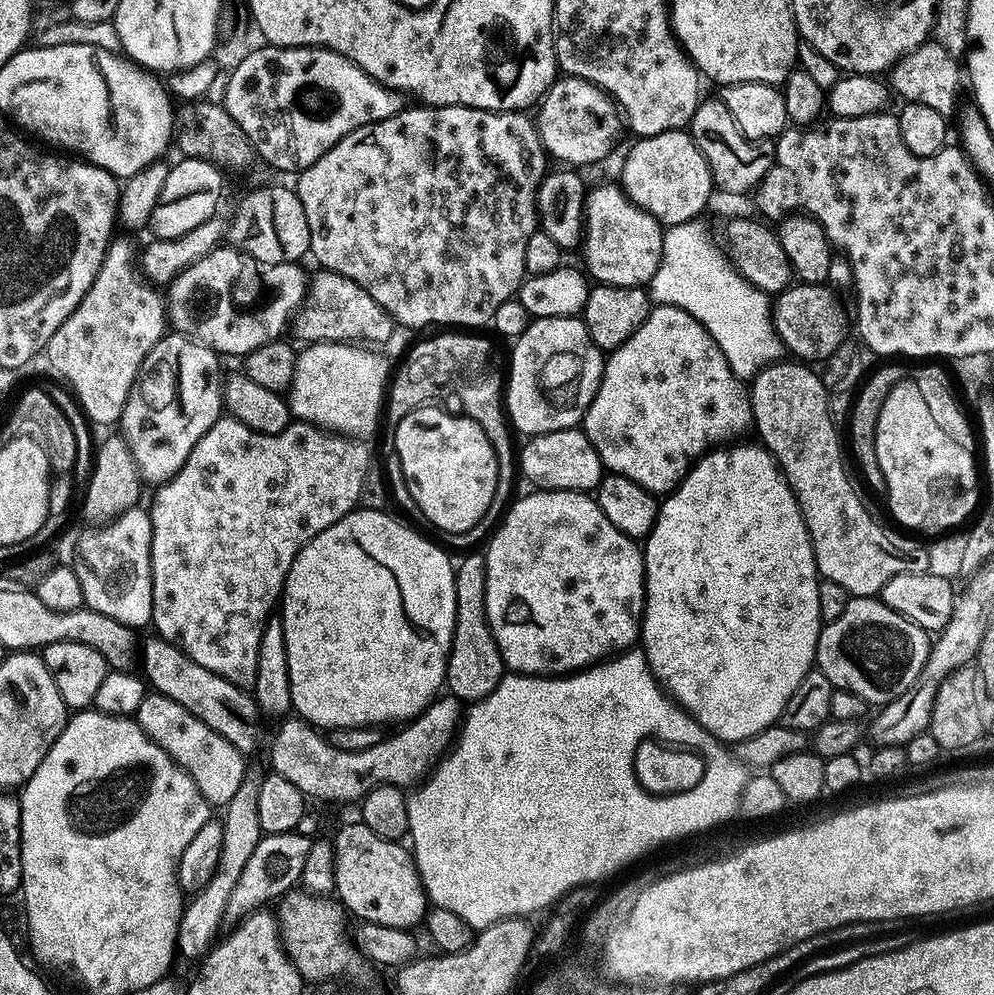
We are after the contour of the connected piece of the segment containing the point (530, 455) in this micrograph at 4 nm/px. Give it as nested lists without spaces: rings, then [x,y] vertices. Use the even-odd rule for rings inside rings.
[[[579,427],[563,428],[557,432],[547,432],[533,436],[528,445],[518,452],[518,468],[528,480],[533,480],[540,490],[558,492],[588,492],[595,489],[602,479],[600,456],[589,442],[588,436]]]

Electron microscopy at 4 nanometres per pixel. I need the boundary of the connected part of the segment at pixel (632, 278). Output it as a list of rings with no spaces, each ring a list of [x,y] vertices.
[[[601,186],[604,192],[591,189],[596,196],[590,191],[587,193],[587,197],[592,199],[592,236],[583,233],[582,260],[584,264],[592,260],[586,272],[596,282],[604,276],[600,284],[616,284],[620,288],[644,286],[651,281],[660,265],[665,229],[649,212],[633,204],[625,196],[623,187],[612,192],[615,186]]]

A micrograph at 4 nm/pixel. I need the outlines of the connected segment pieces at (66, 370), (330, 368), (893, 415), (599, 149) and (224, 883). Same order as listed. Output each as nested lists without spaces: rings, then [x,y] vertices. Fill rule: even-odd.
[[[111,247],[104,256],[102,266],[82,302],[68,315],[66,322],[48,340],[46,355],[52,368],[76,391],[84,412],[96,424],[115,425],[124,413],[130,390],[137,383],[136,375],[144,364],[144,359],[152,352],[152,347],[160,340],[166,328],[166,304],[155,287],[140,285],[138,277],[132,273],[132,252],[128,248]]]
[[[341,342],[338,344],[308,344],[305,347],[305,352],[301,351],[296,358],[296,373],[294,374],[294,378],[292,379],[292,386],[290,389],[290,412],[293,417],[297,421],[300,422],[309,422],[314,426],[320,425],[323,429],[333,430],[335,433],[345,437],[345,438],[368,438],[364,436],[368,436],[371,434],[372,430],[375,428],[376,423],[379,420],[382,420],[382,410],[376,406],[375,402],[372,401],[372,394],[380,394],[383,395],[385,393],[386,387],[384,388],[384,383],[388,380],[388,360],[386,357],[380,353],[380,350],[372,350],[376,352],[363,352],[363,347],[357,346],[352,342]],[[362,371],[362,378],[357,379],[354,374],[355,372]]]
[[[905,378],[890,390],[878,418],[876,431],[876,457],[884,475],[888,508],[904,528],[915,530],[928,512],[928,484],[948,476],[948,472],[978,470],[978,460],[972,457],[973,449],[959,445],[933,423],[933,415],[921,400],[912,378]]]
[[[569,75],[557,79],[542,97],[548,101],[548,104],[542,99],[538,104],[540,113],[538,128],[544,131],[544,136],[540,139],[544,151],[547,152],[552,148],[547,154],[552,158],[557,153],[560,153],[560,156],[567,156],[568,164],[571,160],[580,160],[583,164],[597,162],[613,148],[622,132],[620,130],[622,120],[618,115],[617,105],[614,103],[608,108],[612,100],[603,91],[592,92],[589,80],[585,80],[583,84],[576,84],[578,79]]]
[[[249,771],[245,775],[242,786],[234,794],[234,798],[230,798],[230,802],[226,805],[225,812],[228,813],[222,817],[224,845],[222,854],[218,858],[216,873],[210,878],[210,882],[206,882],[206,886],[201,892],[195,893],[187,901],[180,919],[176,947],[181,957],[185,956],[188,960],[197,959],[196,961],[199,961],[213,947],[220,923],[225,923],[224,911],[230,902],[230,894],[234,890],[234,886],[238,886],[238,878],[242,878],[242,870],[246,870],[246,862],[250,862],[250,854],[254,854],[254,850],[262,838],[258,818],[258,790],[262,790],[261,773]]]

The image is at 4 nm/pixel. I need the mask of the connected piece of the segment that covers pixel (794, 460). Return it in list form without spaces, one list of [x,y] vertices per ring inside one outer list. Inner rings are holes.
[[[787,360],[777,361],[775,364],[768,365],[764,368],[759,375],[753,377],[750,384],[750,399],[752,401],[752,418],[754,421],[754,428],[760,431],[763,447],[767,448],[772,454],[772,459],[780,465],[781,472],[784,473],[786,479],[788,479],[788,485],[790,490],[794,494],[794,498],[798,502],[800,507],[800,513],[802,518],[806,522],[808,527],[808,533],[812,539],[812,549],[814,550],[814,558],[816,559],[817,573],[823,579],[830,582],[838,582],[838,586],[842,586],[852,596],[876,596],[886,586],[886,582],[890,582],[890,578],[894,578],[898,574],[906,574],[913,571],[914,565],[908,561],[908,556],[887,536],[886,533],[880,529],[880,524],[874,517],[868,513],[866,505],[860,501],[858,493],[852,489],[852,484],[848,481],[848,472],[844,469],[844,452],[840,449],[840,436],[836,433],[836,424],[832,421],[832,416],[828,413],[828,400],[830,400],[830,394],[824,388],[823,377],[816,371],[812,372],[810,369],[792,362],[786,362]]]

